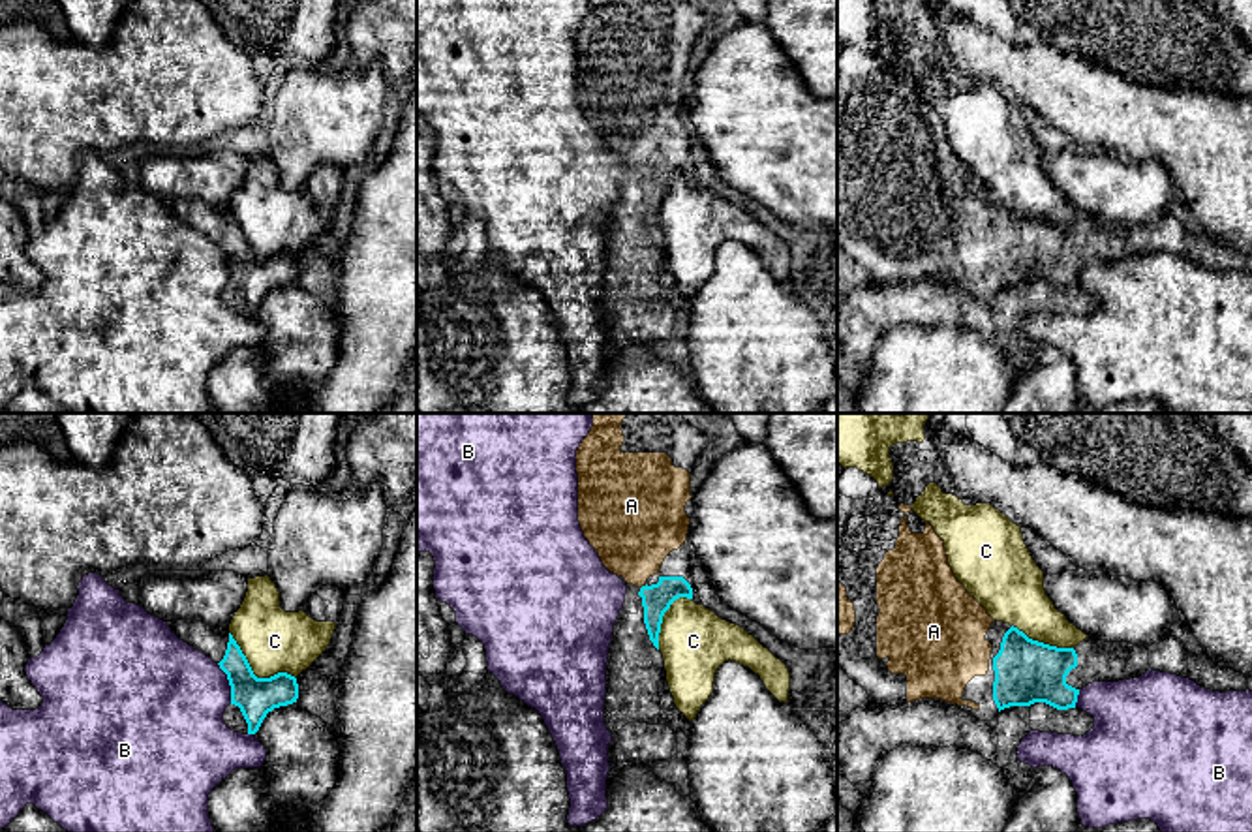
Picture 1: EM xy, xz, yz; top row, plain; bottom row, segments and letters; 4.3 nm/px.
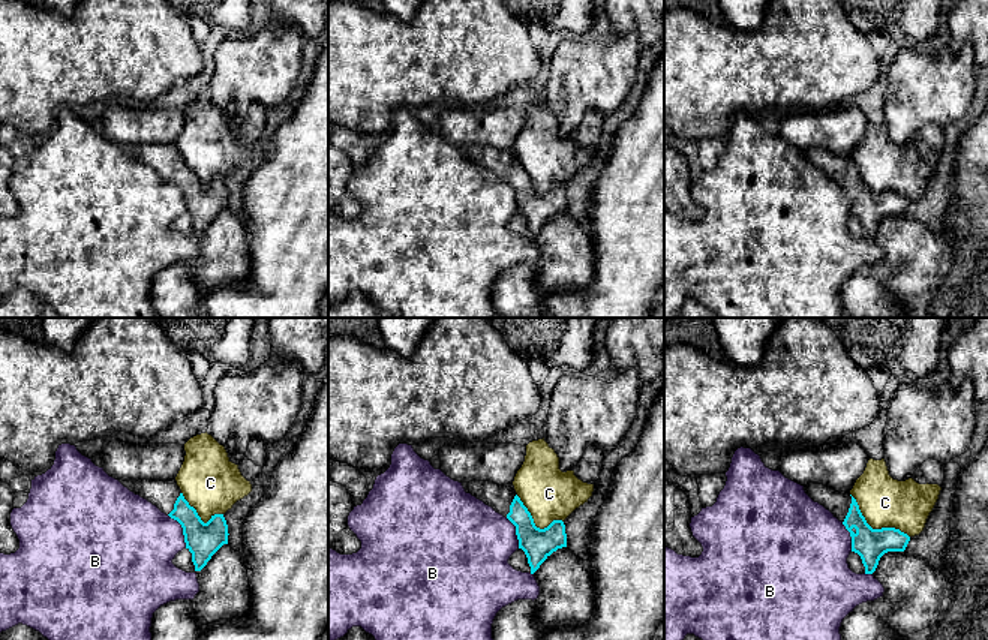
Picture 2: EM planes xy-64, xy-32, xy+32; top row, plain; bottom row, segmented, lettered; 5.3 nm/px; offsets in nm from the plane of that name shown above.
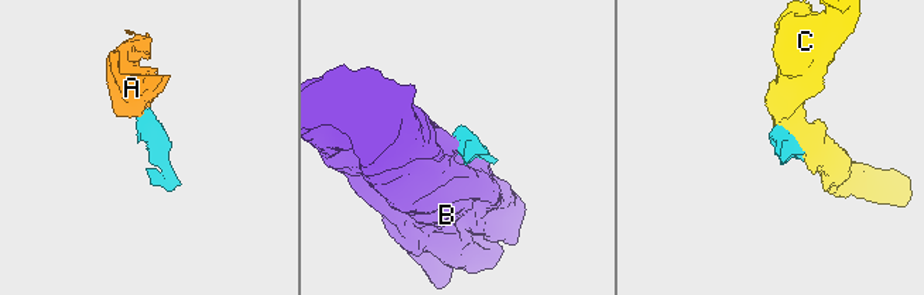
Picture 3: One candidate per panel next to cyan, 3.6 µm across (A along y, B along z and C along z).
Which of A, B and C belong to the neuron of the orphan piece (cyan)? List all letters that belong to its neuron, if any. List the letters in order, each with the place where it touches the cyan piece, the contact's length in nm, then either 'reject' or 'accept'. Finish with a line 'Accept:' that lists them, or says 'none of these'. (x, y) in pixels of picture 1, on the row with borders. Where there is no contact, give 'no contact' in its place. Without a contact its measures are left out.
A: xz (642, 586) | 40 nm | accept
B: xy (229, 684) | 190 nm | reject
C: xy (252, 673) | 360 nm | reject
Accept: A

